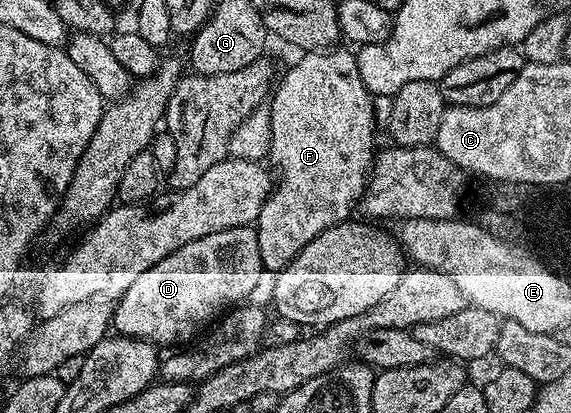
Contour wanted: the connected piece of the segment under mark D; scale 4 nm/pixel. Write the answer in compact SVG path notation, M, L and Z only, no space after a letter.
M254 227L234 228L233 230L217 230L213 234L205 234L205 238L197 238L197 242L189 242L185 246L181 246L181 250L173 250L173 254L169 254L169 258L161 258L161 262L157 262L157 266L149 266L149 270L145 270L145 274L141 274L141 278L137 278L137 282L133 282L133 286L129 286L129 290L125 290L123 296L118 297L113 304L113 328L120 336L131 336L135 340L146 340L156 346L162 344L179 344L175 346L183 346L186 340L191 340L214 316L219 316L228 311L232 306L238 305L240 302L246 301L247 296L259 284L259 279L265 276L265 269L261 262L261 246L257 246L257 234Z

